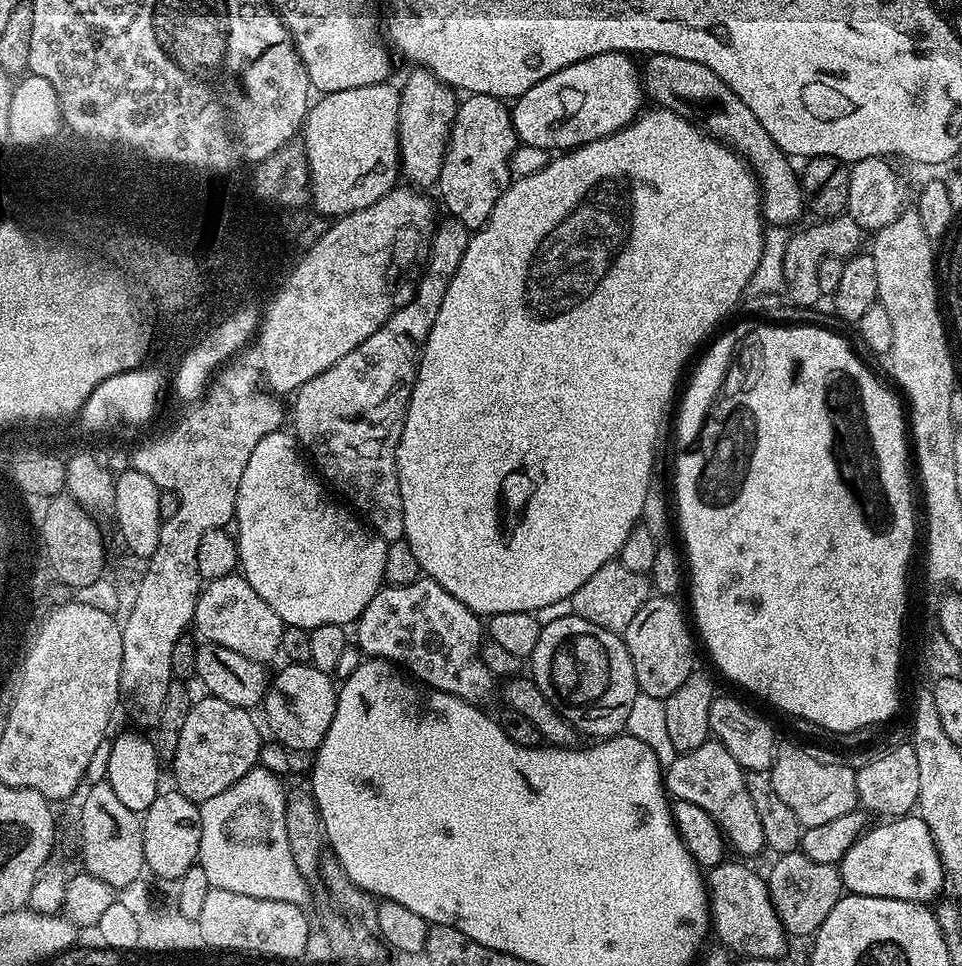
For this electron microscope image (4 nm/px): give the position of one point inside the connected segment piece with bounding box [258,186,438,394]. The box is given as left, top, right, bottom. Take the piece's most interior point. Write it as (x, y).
(355, 275)

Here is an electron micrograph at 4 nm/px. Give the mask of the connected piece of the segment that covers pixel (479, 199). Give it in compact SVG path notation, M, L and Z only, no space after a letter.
M468 94L457 103L438 181L440 196L451 219L462 222L470 230L481 228L488 221L498 198L502 198L514 179L510 158L517 146L512 113L501 97Z

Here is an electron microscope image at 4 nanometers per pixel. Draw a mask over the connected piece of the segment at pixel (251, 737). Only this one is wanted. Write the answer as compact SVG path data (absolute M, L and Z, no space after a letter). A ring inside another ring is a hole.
M204 694L193 703L190 714L186 714L186 722L182 722L182 734L178 736L178 750L170 762L172 776L176 779L174 788L197 805L205 804L210 798L222 794L222 790L230 790L238 778L242 778L249 770L257 767L260 760L260 728L251 711L247 708L230 706L230 702L222 702L222 698Z

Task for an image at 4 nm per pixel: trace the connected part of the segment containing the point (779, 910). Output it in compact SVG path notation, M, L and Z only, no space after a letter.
M799 850L777 855L773 860L776 861L772 869L766 872L768 893L785 933L789 937L815 937L822 922L826 922L826 914L830 914L840 897L845 895L839 867L826 862L814 862Z

